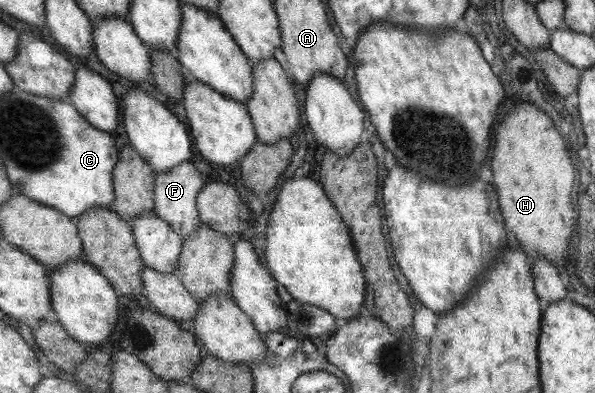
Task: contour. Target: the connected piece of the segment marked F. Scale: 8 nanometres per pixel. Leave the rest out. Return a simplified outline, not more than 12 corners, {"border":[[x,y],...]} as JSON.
{"border":[[190,161],[153,178],[153,214],[183,238],[201,224]]}

